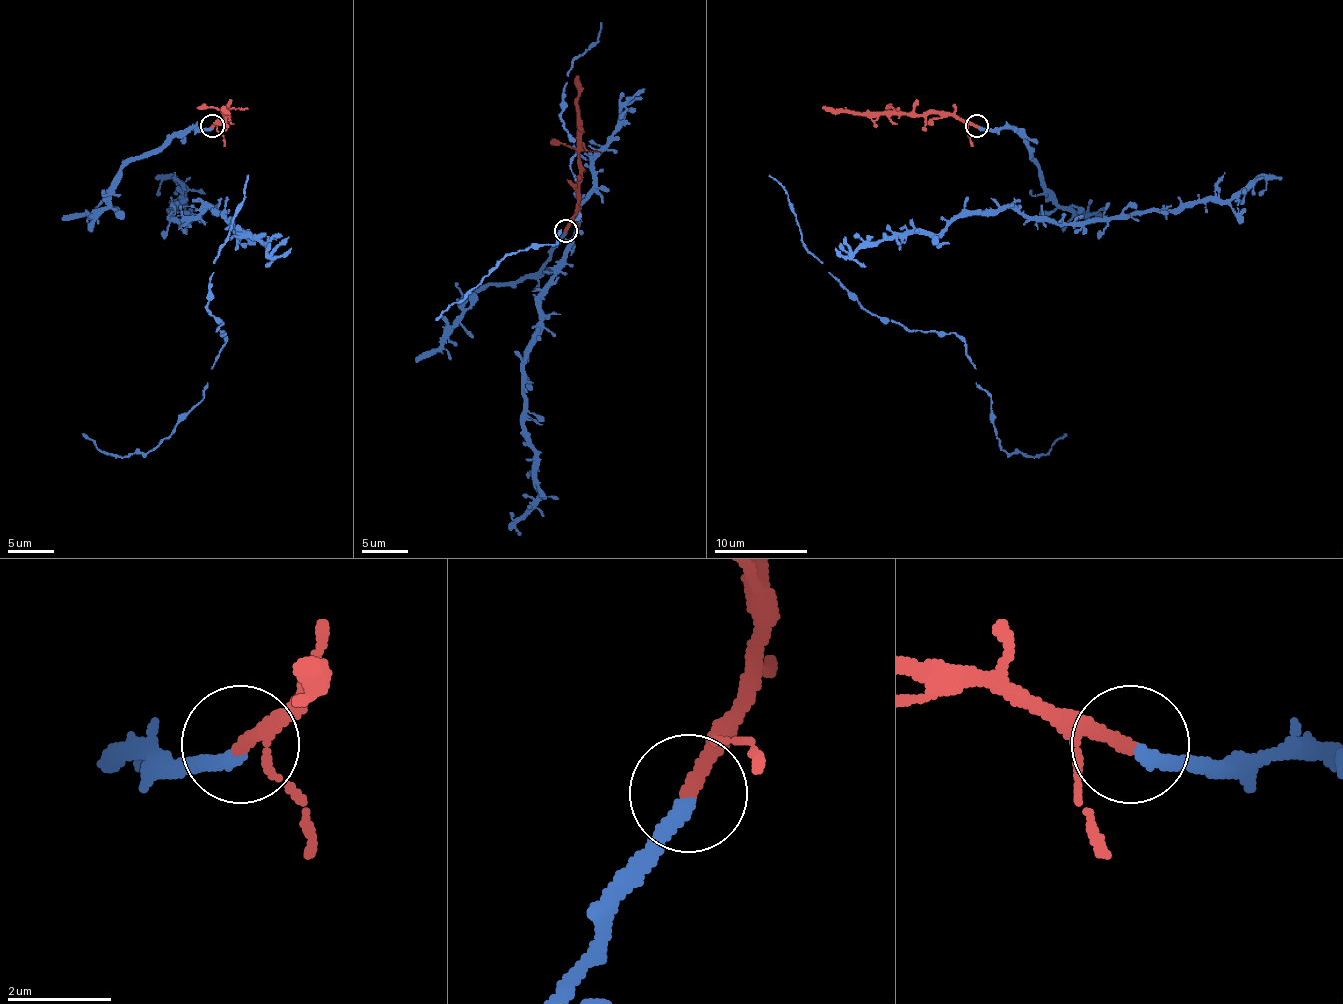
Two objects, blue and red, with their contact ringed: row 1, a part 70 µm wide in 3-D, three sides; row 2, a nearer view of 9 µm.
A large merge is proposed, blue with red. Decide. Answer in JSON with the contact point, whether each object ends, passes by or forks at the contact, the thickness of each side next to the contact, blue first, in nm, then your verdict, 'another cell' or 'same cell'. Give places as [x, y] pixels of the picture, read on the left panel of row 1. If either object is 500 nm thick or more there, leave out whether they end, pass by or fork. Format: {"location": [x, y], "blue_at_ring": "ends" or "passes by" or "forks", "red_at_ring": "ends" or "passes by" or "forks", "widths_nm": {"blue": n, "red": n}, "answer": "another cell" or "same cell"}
{"location": [212, 126], "blue_at_ring": "ends", "red_at_ring": "ends", "widths_nm": {"blue": 280, "red": 280}, "answer": "same cell"}

